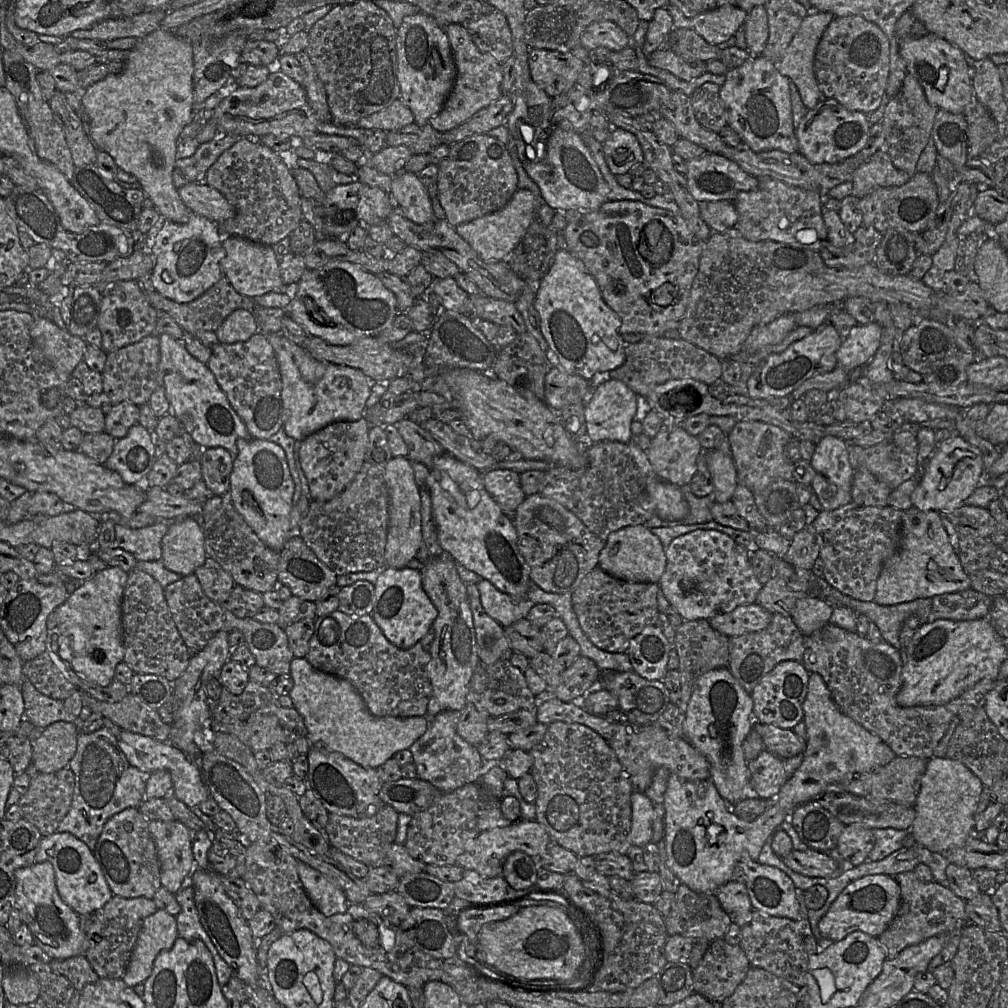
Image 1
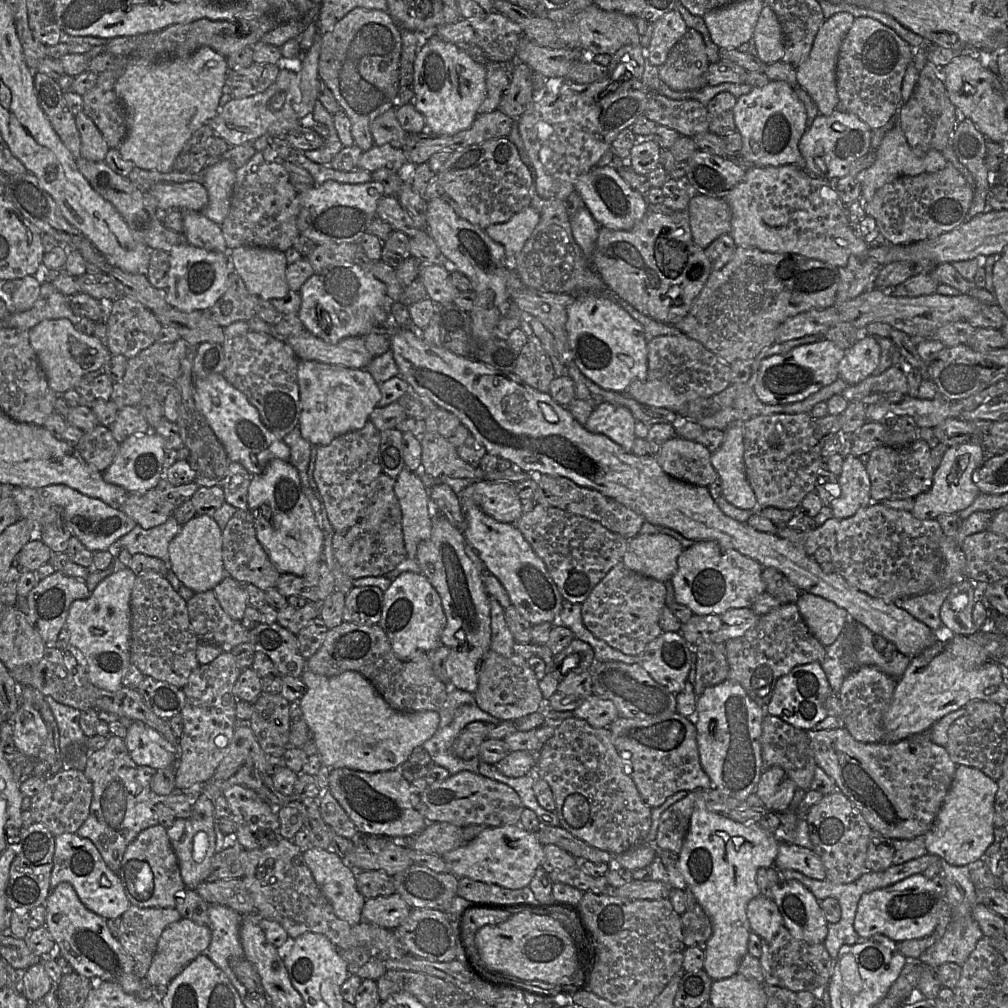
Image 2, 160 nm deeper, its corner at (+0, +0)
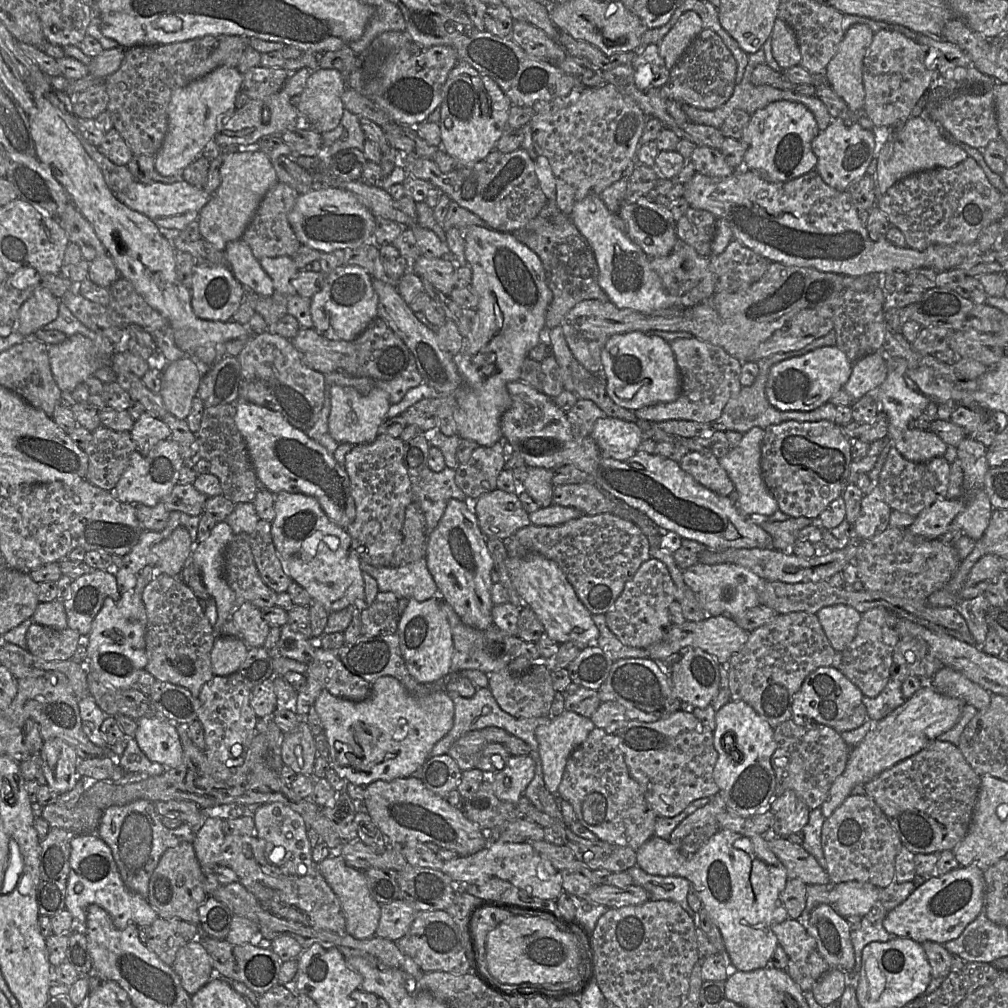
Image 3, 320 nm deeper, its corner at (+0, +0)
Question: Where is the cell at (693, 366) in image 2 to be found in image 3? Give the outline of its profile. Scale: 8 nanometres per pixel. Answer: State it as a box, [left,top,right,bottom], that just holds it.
[638,338,742,423]

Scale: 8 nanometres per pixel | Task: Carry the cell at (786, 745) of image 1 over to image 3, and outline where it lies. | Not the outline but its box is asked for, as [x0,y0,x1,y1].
[858,739,980,854]

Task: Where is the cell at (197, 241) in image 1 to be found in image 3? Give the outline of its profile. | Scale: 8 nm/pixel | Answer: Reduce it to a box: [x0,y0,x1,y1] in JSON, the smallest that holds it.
[190,263,246,322]

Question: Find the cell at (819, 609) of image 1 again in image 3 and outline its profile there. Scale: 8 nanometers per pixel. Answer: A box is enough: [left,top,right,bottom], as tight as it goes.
[816,604,861,653]

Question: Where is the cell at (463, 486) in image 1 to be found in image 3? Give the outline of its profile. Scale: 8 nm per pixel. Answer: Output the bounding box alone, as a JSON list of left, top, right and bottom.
[508,553,599,649]

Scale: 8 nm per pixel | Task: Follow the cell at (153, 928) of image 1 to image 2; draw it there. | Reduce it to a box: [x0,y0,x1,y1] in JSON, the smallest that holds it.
[143,918,211,990]

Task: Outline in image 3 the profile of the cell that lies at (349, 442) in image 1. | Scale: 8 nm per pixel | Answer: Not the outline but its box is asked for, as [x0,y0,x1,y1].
[343,434,413,567]

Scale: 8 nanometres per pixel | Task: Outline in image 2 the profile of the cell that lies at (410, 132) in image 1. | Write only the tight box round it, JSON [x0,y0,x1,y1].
[370,109,411,148]

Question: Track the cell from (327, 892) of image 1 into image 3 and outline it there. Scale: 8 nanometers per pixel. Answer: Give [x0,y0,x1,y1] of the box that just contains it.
[318,852,381,939]

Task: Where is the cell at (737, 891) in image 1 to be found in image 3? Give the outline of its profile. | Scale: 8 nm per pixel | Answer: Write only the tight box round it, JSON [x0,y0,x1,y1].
[773,919,816,963]

